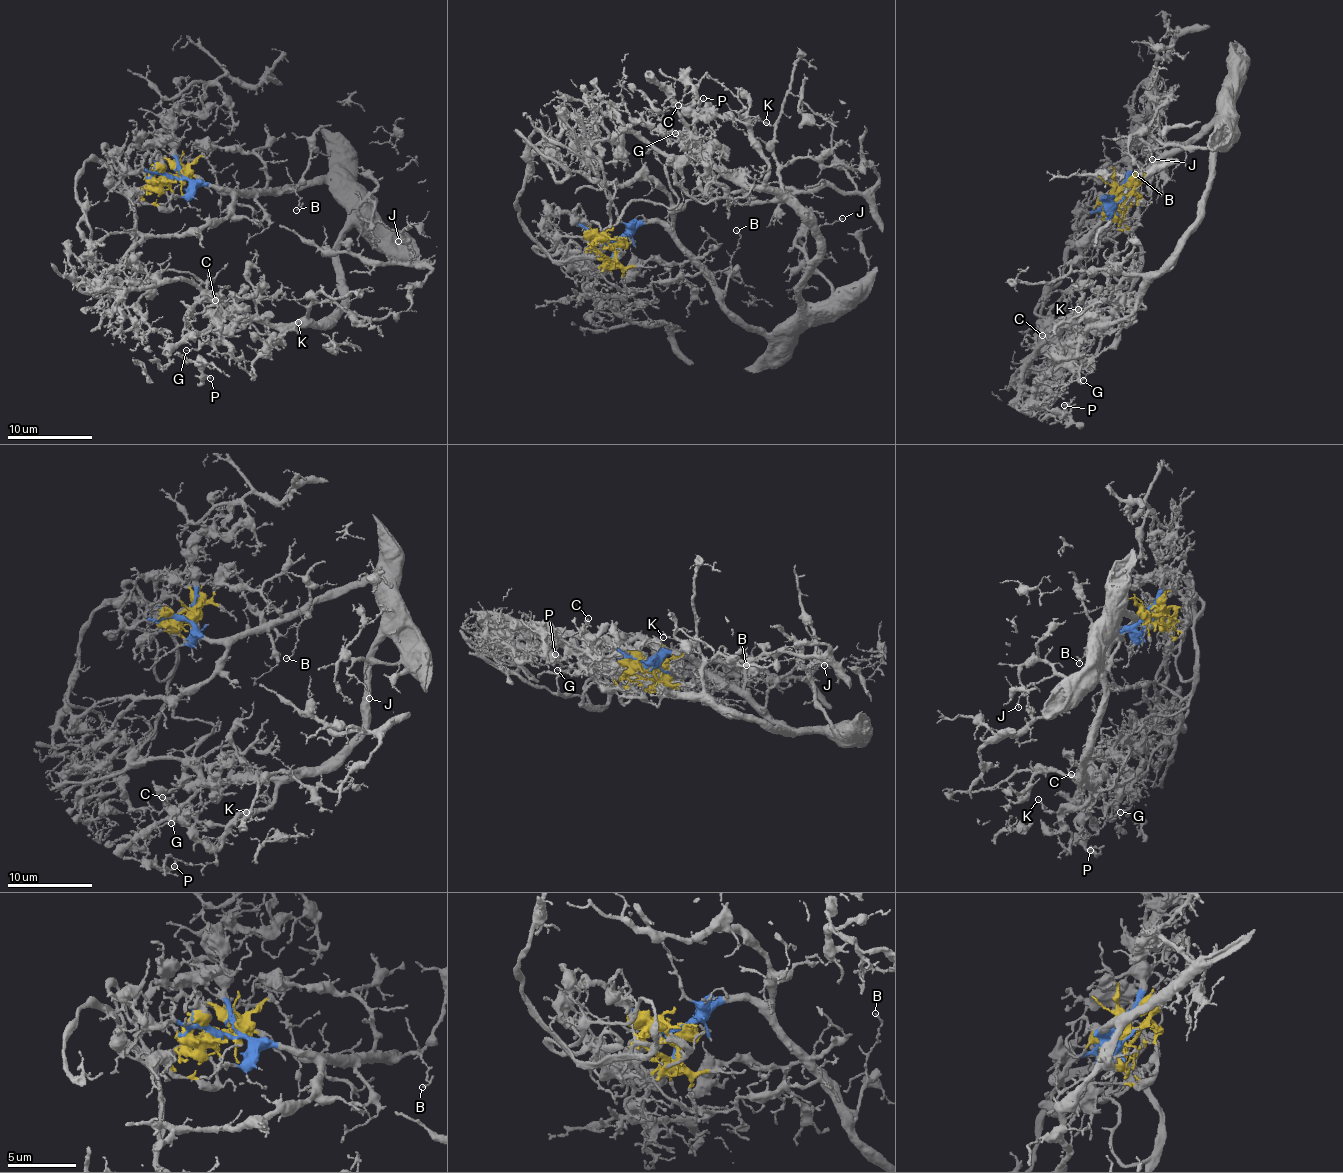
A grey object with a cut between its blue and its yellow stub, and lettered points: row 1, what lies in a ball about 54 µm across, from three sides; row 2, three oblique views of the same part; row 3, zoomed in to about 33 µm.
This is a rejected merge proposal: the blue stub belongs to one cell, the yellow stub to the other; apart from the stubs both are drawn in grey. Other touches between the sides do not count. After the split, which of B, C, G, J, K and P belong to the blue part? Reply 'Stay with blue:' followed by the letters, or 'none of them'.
Stay with blue: B, J, K

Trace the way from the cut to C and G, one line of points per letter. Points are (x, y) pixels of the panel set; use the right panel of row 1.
C: (1116, 198), (1139, 270), (1128, 299), (1116, 286), (1090, 309), (1132, 294), (1135, 318), (1088, 359), (1042, 334)
G: (1116, 198), (1139, 270), (1128, 299), (1116, 286), (1090, 309), (1132, 294), (1135, 318), (1082, 380)

